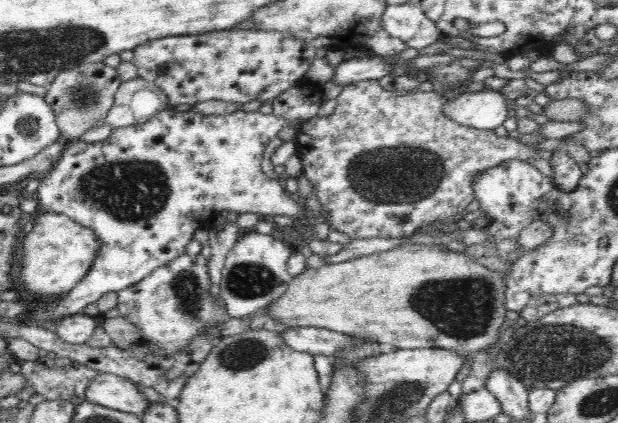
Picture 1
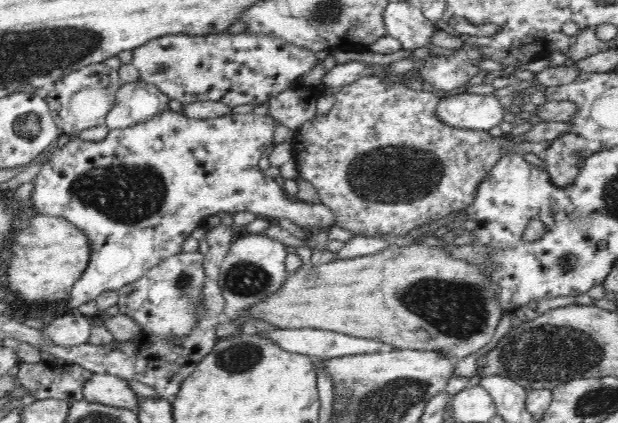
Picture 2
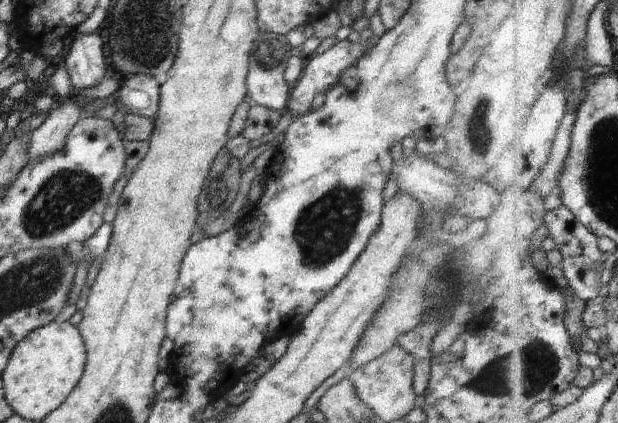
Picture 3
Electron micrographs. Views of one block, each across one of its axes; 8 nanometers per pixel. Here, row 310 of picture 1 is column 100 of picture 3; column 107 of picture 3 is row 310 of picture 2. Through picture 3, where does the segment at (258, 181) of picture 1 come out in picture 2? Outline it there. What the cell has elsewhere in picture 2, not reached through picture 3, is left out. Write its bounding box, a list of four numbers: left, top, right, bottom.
[30,109,336,312]

